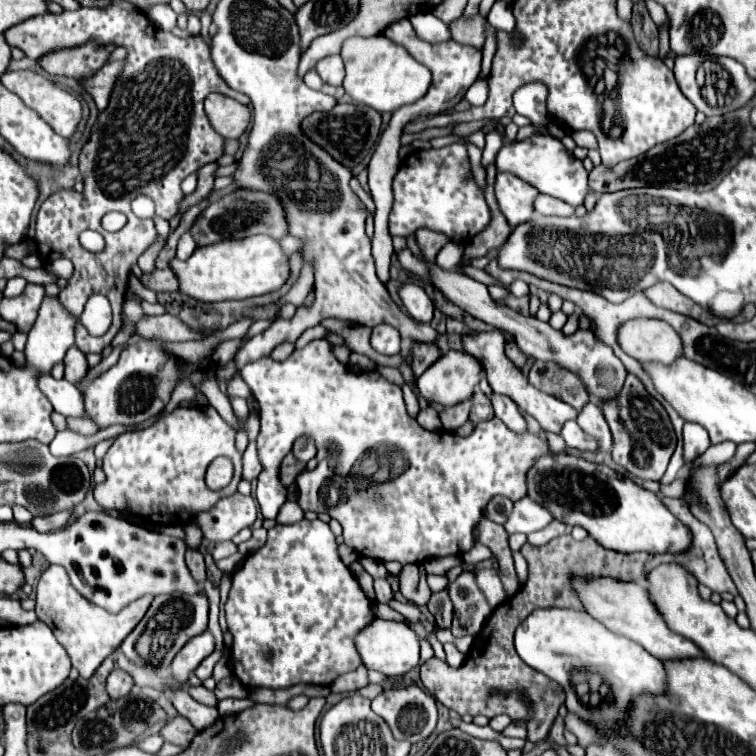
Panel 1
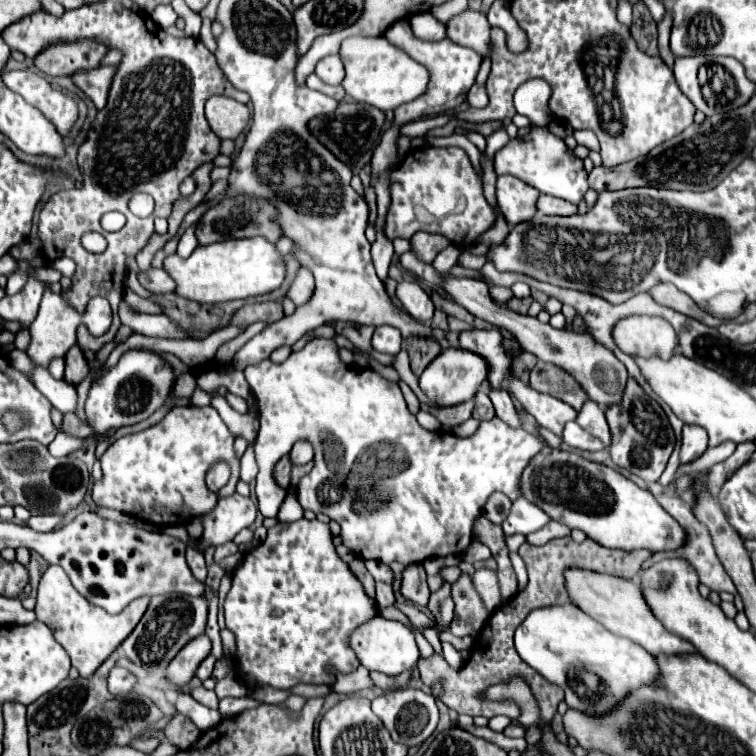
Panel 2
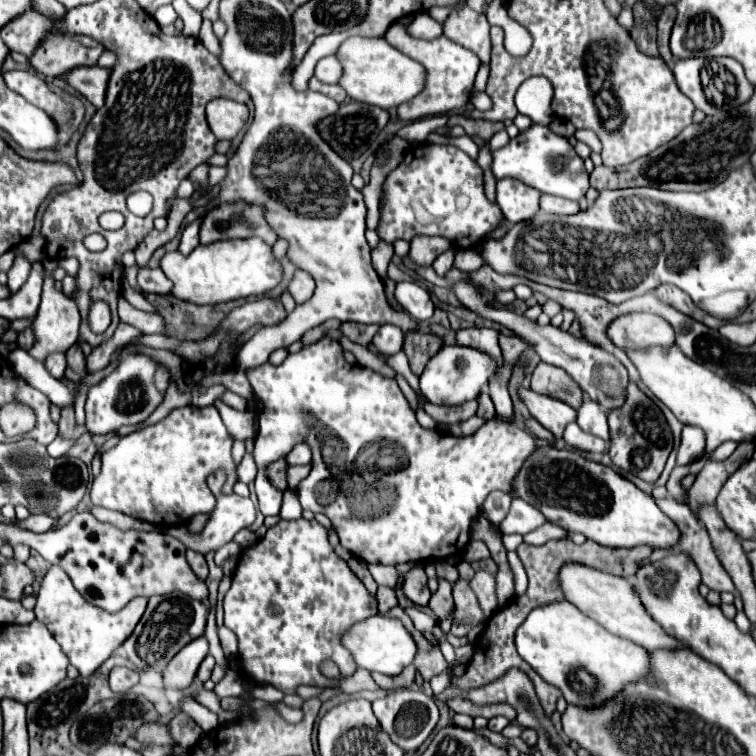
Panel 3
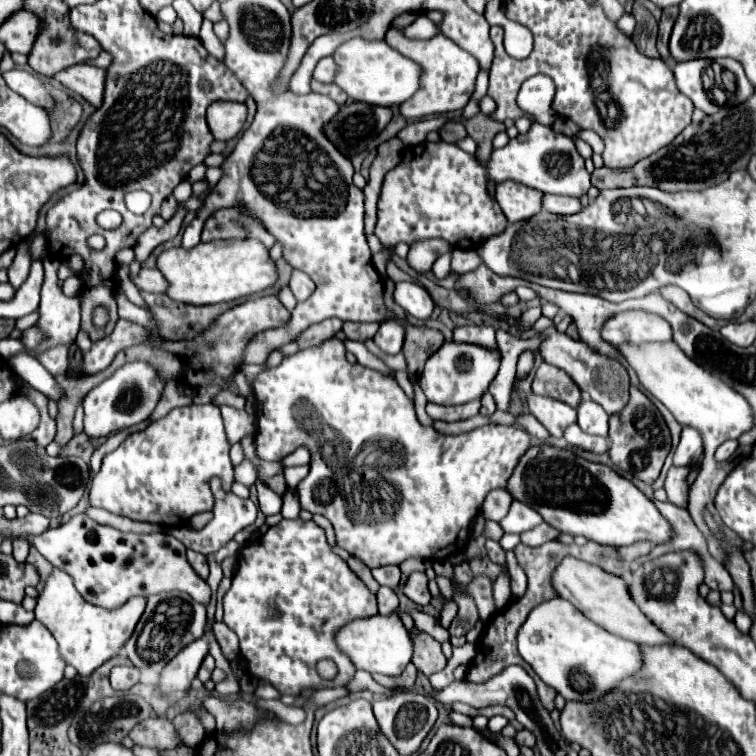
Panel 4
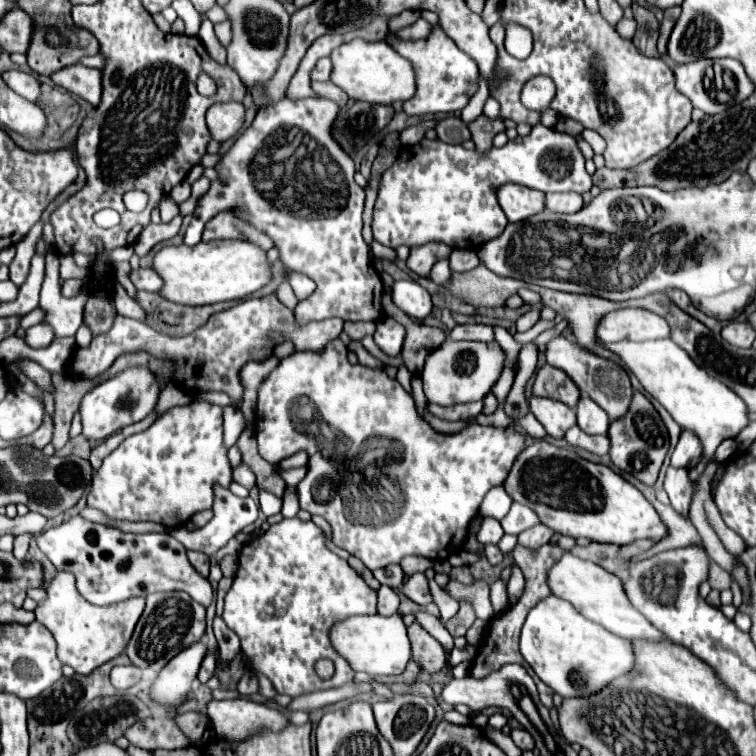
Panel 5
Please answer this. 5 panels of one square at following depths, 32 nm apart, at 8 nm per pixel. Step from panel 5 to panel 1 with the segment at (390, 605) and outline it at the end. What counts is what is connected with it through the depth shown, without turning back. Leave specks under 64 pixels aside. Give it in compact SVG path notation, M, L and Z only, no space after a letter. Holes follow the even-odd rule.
M376 580L374 590L376 590L376 602L380 602L380 604L388 604L394 598L388 580Z

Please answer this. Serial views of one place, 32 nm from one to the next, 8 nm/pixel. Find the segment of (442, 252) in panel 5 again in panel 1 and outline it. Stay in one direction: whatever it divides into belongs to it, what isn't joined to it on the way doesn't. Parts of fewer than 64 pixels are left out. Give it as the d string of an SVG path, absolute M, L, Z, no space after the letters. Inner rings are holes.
M416 230L416 244L420 248L420 254L432 262L436 258L436 254L444 248L444 244L448 242L448 238L444 234L438 232L426 232L426 230Z

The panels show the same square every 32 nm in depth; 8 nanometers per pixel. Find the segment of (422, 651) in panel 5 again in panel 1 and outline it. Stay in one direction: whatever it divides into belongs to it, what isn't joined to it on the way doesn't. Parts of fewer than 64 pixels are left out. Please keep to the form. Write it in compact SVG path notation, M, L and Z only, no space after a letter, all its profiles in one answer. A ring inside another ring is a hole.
M560 536L544 546L524 544L520 552L528 562L528 582L512 598L504 600L492 612L484 628L476 634L464 664L460 668L450 668L444 660L434 656L420 664L420 678L422 684L434 694L438 702L448 706L450 710L456 710L460 716L484 714L486 718L492 718L496 714L508 714L512 720L522 720L528 714L532 714L532 720L528 722L528 740L540 742L544 740L544 736L548 736L552 720L556 718L560 704L564 704L564 690L556 682L548 680L544 674L536 672L534 668L530 668L520 660L520 656L514 650L514 628L518 628L518 624L522 624L524 618L536 608L570 606L582 610L580 600L570 588L570 580L568 580L570 574L612 576L626 582L640 582L640 578L644 576L644 562L650 558L650 554L614 552L596 544L596 540L592 540L590 536L584 538L582 542L576 542L572 536ZM480 676L484 678L480 680ZM494 688L500 688L508 694L492 696L490 692ZM518 690L528 692L528 702L524 702L518 696ZM526 704L530 704L532 708L526 708Z

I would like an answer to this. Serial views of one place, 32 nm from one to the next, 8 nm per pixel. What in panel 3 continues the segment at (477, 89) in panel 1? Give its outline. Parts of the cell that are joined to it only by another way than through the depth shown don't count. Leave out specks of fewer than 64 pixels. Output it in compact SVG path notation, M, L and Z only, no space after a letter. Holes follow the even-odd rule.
M472 92L472 98L470 98L470 102L480 110L480 112L484 112L484 110L490 110L492 108L492 100L484 94L484 92Z

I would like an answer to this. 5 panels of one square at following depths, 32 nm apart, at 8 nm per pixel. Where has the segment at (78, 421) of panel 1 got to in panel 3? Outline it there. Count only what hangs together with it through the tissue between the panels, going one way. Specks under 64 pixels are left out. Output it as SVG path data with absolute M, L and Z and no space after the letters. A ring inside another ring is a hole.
M74 406L70 408L62 408L60 410L60 420L58 420L58 436L60 438L78 438L86 434L86 428L84 426L76 426L76 420L74 420Z

